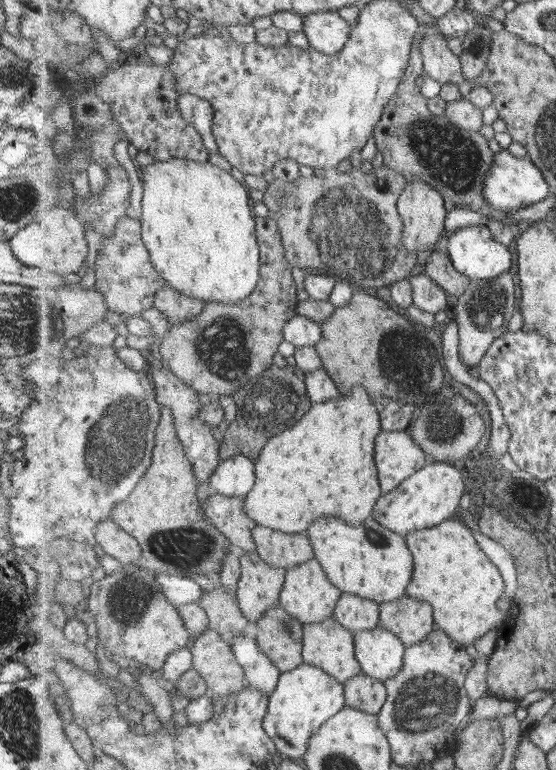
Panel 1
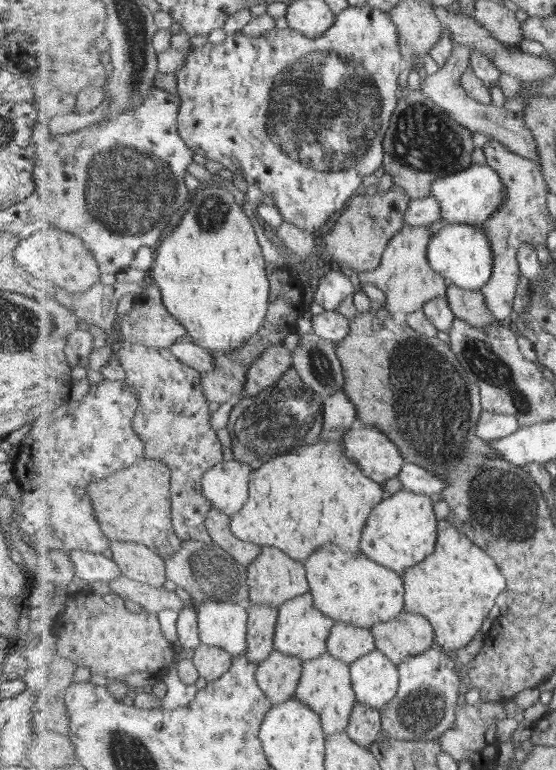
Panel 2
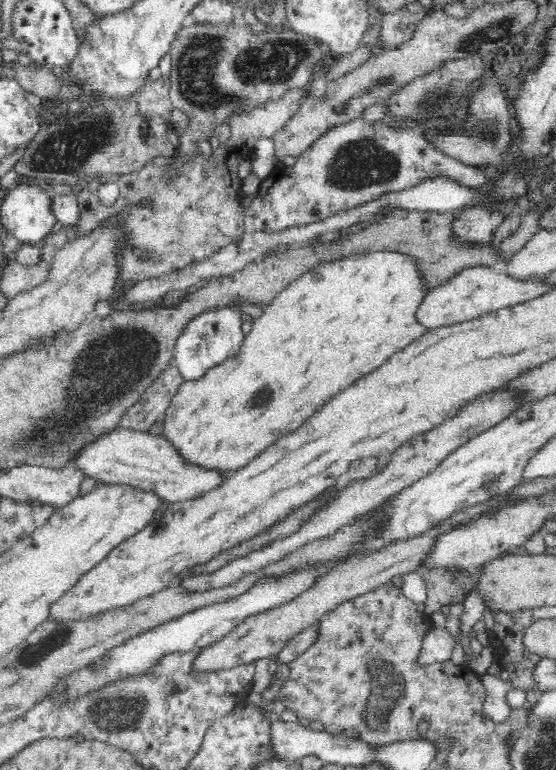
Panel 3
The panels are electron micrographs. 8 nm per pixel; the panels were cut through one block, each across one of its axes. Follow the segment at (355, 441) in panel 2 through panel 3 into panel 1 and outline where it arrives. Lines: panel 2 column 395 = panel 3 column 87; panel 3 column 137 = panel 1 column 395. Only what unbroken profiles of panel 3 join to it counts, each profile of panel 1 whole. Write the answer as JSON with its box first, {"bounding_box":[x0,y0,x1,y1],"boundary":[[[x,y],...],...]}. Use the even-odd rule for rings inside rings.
{"bounding_box":[375,431,431,494],"boundary":[[[405,431],[379,433],[375,458],[385,494],[397,489],[431,461],[423,447],[417,445]]]}

